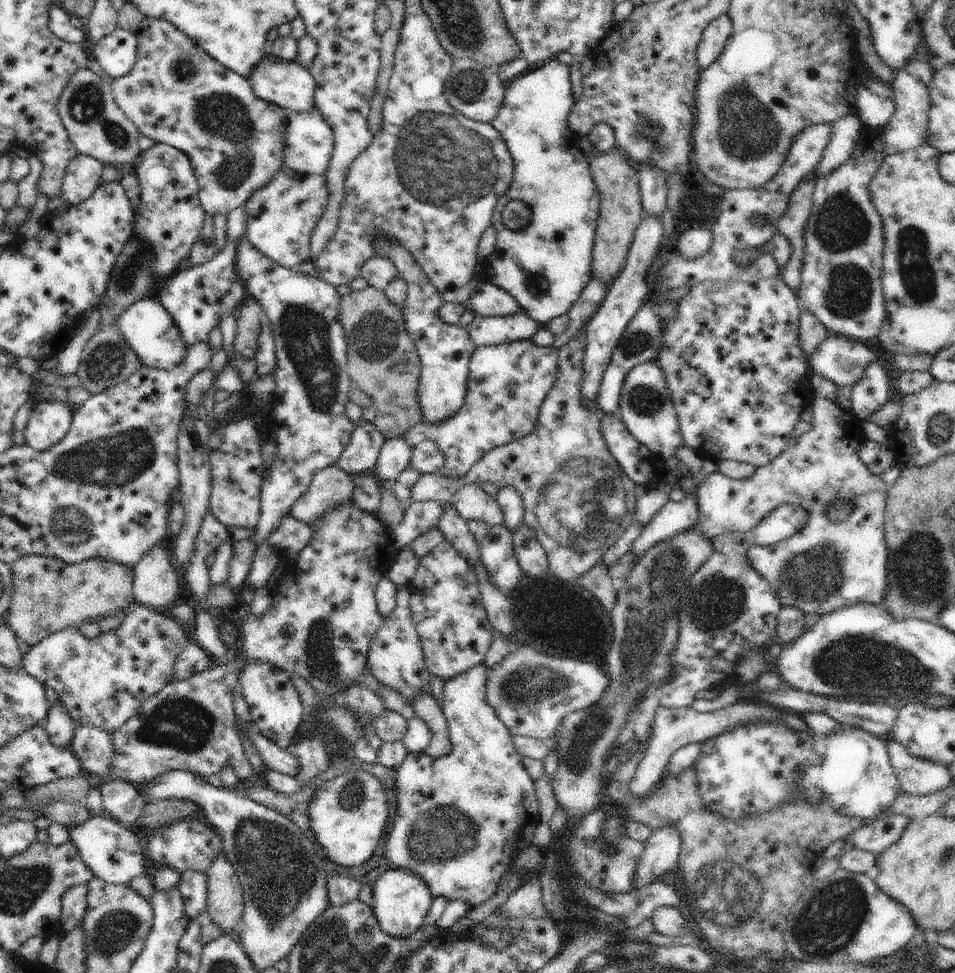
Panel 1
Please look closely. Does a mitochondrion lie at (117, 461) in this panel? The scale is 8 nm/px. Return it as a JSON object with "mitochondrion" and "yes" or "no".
{"mitochondrion":"yes"}

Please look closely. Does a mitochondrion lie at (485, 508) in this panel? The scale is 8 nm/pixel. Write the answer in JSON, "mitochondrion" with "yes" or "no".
{"mitochondrion":"no"}

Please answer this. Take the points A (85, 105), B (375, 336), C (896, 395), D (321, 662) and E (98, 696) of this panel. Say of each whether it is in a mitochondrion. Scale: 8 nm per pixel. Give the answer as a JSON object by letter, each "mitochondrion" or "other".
{"A":"mitochondrion","B":"mitochondrion","C":"other","D":"mitochondrion","E":"other"}

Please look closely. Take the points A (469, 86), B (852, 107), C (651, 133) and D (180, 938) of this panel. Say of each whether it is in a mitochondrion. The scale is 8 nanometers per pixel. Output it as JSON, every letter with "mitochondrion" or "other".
{"A":"mitochondrion","B":"other","C":"mitochondrion","D":"other"}

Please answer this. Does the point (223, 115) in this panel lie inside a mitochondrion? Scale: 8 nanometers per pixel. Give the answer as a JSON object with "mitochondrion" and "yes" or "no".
{"mitochondrion":"yes"}

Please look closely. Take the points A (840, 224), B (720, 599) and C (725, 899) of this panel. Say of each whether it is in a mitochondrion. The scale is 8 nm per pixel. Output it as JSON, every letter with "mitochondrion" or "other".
{"A":"mitochondrion","B":"mitochondrion","C":"mitochondrion"}

